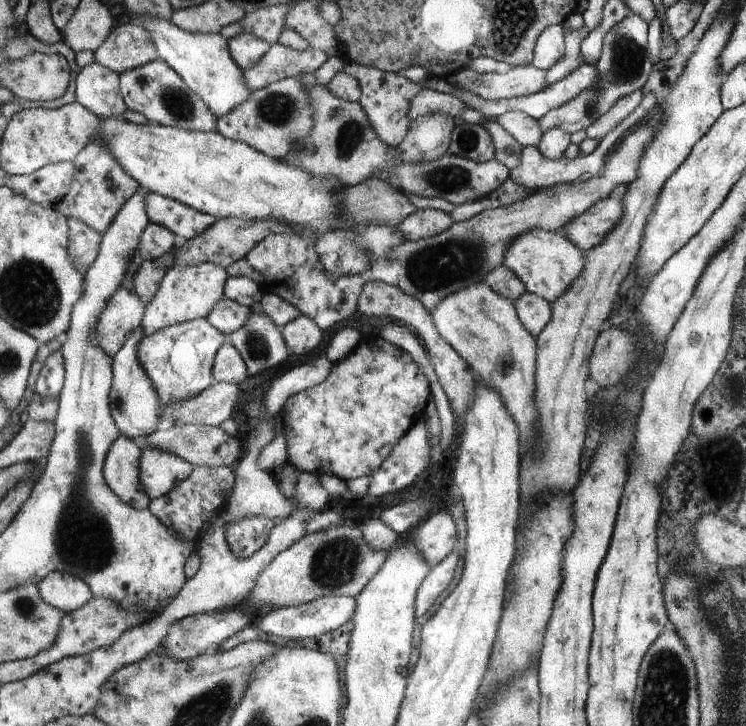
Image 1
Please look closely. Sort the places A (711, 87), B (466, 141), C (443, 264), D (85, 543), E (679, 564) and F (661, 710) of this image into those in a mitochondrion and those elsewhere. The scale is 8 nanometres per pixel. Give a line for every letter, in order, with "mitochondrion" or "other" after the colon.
A: other
B: mitochondrion
C: mitochondrion
D: mitochondrion
E: other
F: mitochondrion

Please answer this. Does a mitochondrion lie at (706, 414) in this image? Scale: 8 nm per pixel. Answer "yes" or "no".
no

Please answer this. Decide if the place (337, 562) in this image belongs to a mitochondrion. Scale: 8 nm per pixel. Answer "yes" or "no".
yes

